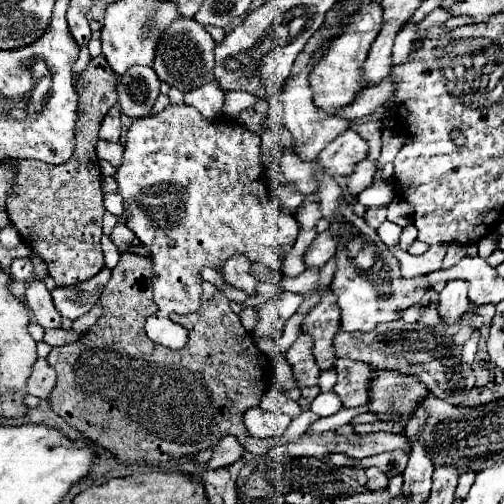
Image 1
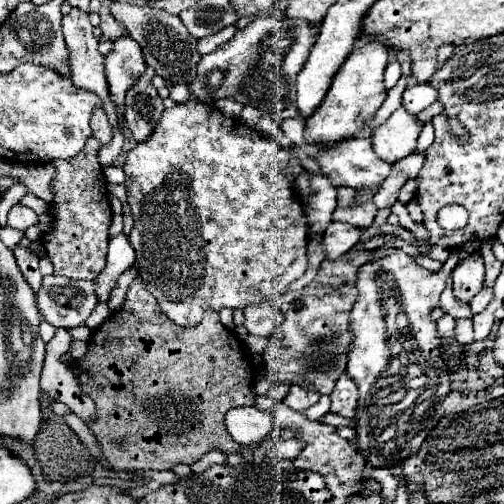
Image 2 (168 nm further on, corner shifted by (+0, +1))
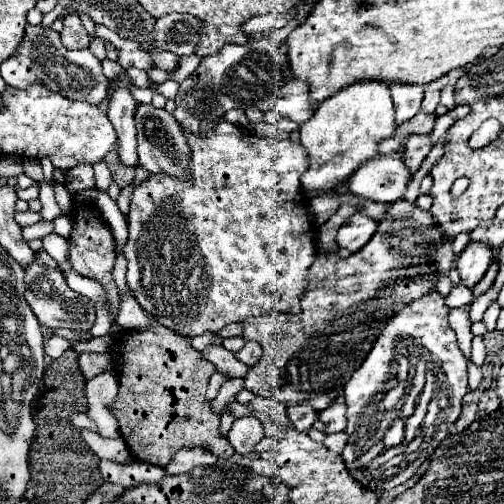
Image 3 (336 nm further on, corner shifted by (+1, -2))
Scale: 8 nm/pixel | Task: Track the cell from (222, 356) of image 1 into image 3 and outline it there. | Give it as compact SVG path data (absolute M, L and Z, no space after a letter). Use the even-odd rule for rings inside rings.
M155 317L149 319L151 325L145 329L119 333L111 349L115 365L123 367L123 375L117 375L119 391L113 401L113 415L131 455L155 467L167 467L177 451L191 447L201 447L219 459L229 459L235 455L235 449L221 437L221 419L213 413L211 401L205 399L215 365L191 347L189 337L161 325Z

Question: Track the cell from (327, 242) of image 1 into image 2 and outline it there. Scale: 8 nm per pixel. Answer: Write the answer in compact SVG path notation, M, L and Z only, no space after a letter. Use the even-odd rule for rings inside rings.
M332 222L324 234L324 250L330 260L344 256L360 240L360 228L348 222Z

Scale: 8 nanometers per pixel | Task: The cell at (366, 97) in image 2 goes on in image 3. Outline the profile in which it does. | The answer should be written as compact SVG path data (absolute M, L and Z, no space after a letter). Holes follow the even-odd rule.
M357 81L335 95L325 99L299 129L301 145L309 157L309 169L305 171L301 185L311 191L331 191L339 181L347 181L359 163L377 155L379 139L393 135L395 111L385 81Z

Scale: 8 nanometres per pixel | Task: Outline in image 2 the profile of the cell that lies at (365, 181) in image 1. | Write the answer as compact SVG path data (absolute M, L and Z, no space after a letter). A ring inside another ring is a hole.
M398 108L372 134L372 142L376 142L376 152L390 164L406 158L414 152L422 126L424 124L416 118L416 114L408 112L406 108Z

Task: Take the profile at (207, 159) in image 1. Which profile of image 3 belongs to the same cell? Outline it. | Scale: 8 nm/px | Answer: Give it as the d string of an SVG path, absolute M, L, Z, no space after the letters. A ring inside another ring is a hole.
M217 117L215 121L203 121L201 123L201 135L191 133L189 129L183 129L183 135L187 139L187 145L191 149L191 167L189 167L189 177L173 177L167 173L149 173L149 177L139 183L131 195L131 211L127 215L129 221L129 241L125 245L125 259L127 259L127 285L131 287L135 299L139 305L145 309L147 315L159 317L159 321L179 335L195 337L203 335L205 331L219 331L221 327L233 323L233 321L243 321L245 317L253 315L267 315L273 311L279 313L289 313L291 307L299 305L305 289L307 289L307 273L311 263L315 261L315 227L309 219L305 201L303 201L303 191L301 191L301 175L307 171L307 155L301 147L299 141L279 141L273 137L257 137L251 131L237 127L233 123L227 123L223 117Z

